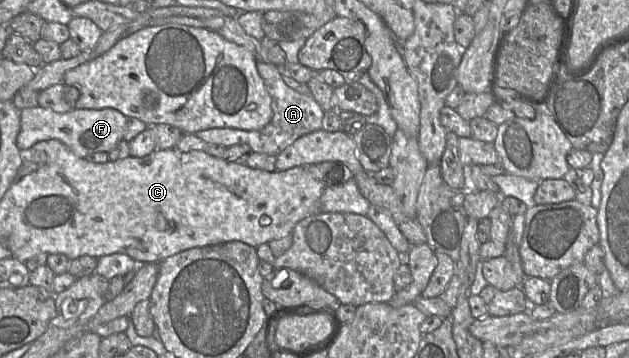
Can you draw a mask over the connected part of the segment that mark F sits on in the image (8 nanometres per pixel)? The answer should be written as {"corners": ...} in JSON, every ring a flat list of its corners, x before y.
{"corners":[[41,106,24,108,20,110,20,131,16,145,21,150,28,150,37,142,57,139,77,156,86,158,93,153,111,151,124,138,126,123,127,117,113,108,73,108,66,113]]}

